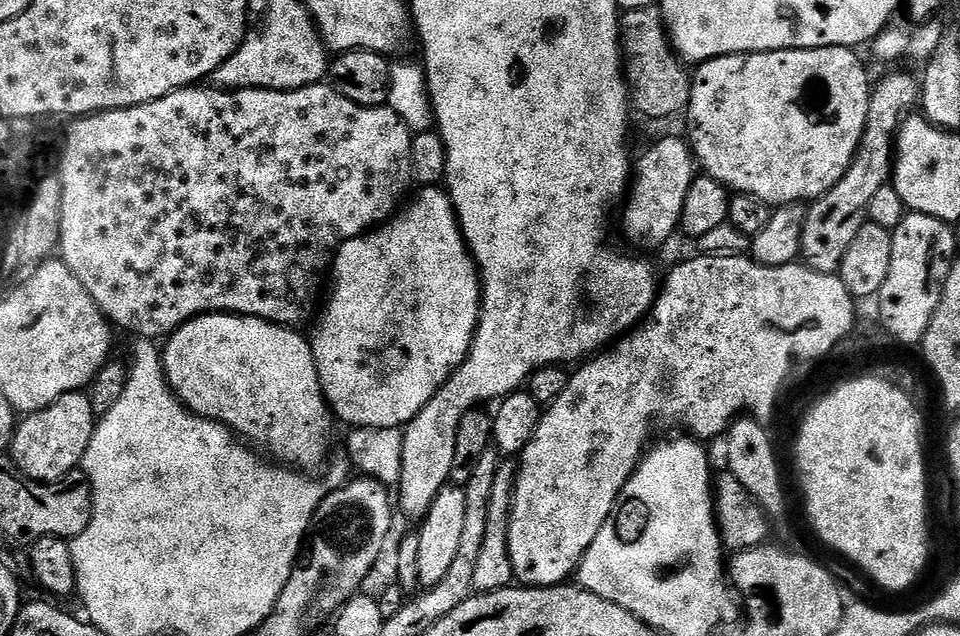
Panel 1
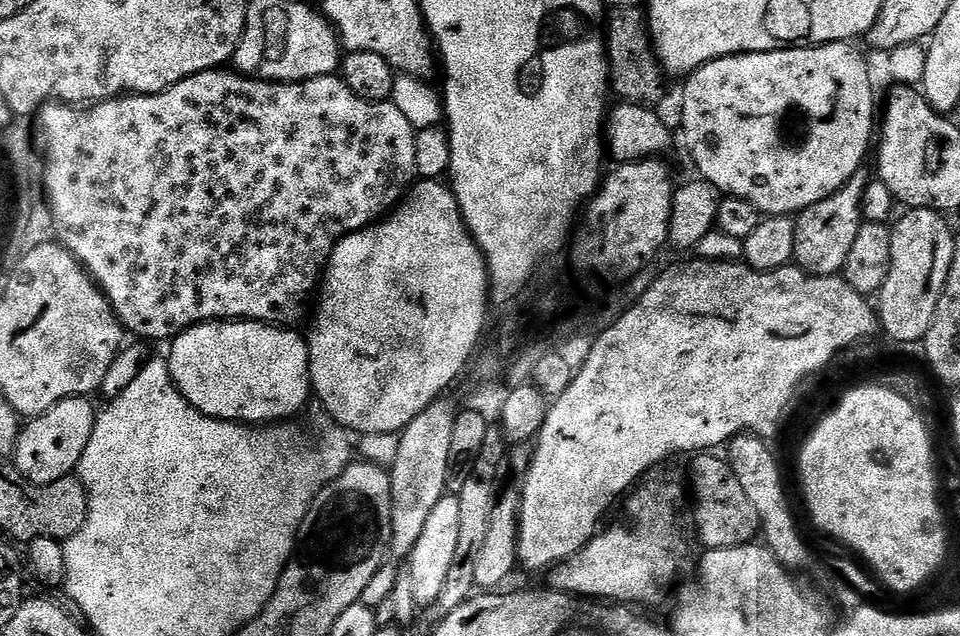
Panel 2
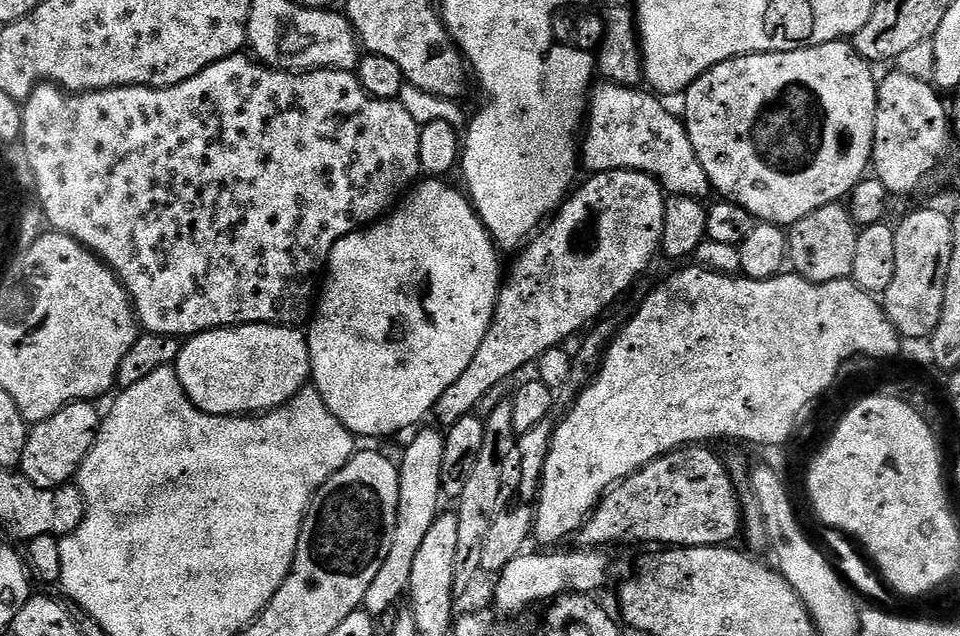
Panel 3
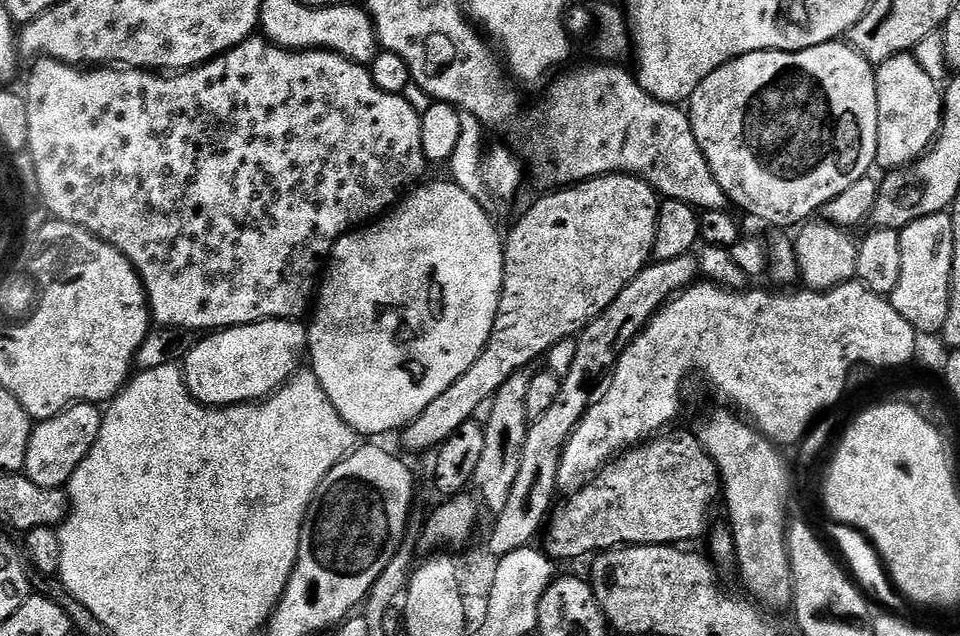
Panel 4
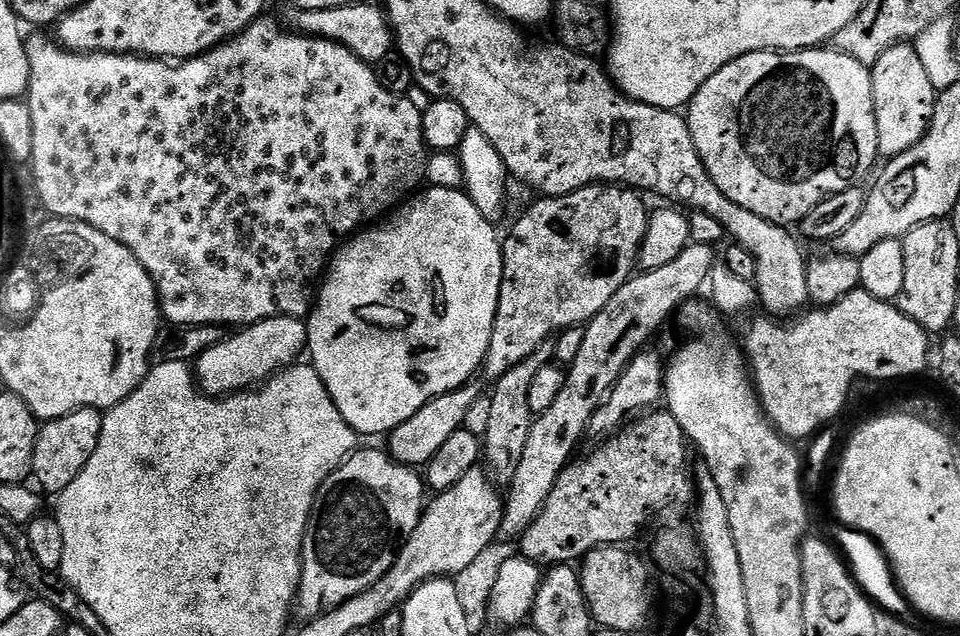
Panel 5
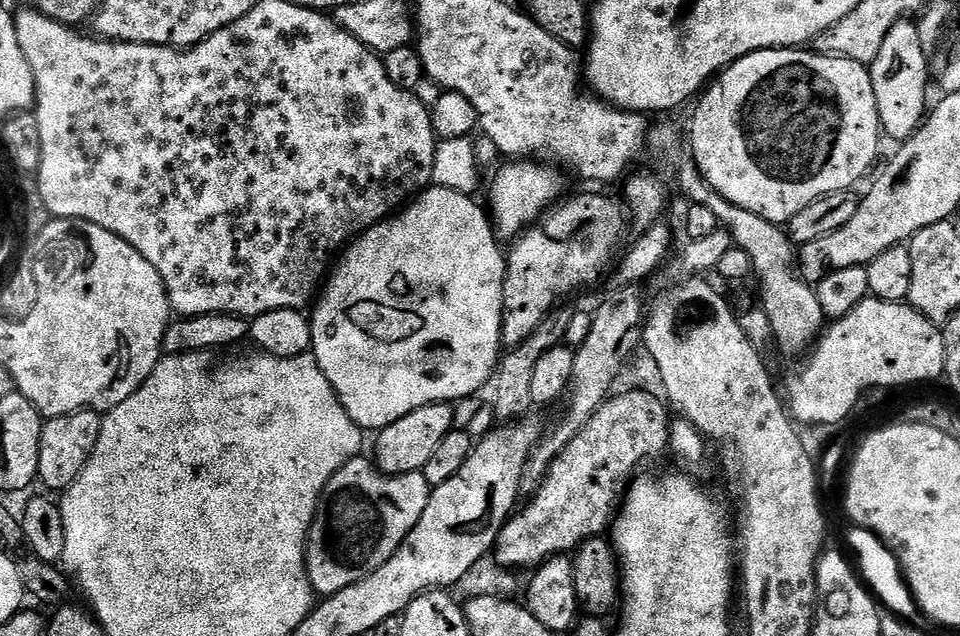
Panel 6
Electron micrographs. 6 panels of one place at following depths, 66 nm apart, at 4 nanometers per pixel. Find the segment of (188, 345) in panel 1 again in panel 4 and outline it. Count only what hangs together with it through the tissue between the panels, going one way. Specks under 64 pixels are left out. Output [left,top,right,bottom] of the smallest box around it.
[182,320,308,408]

